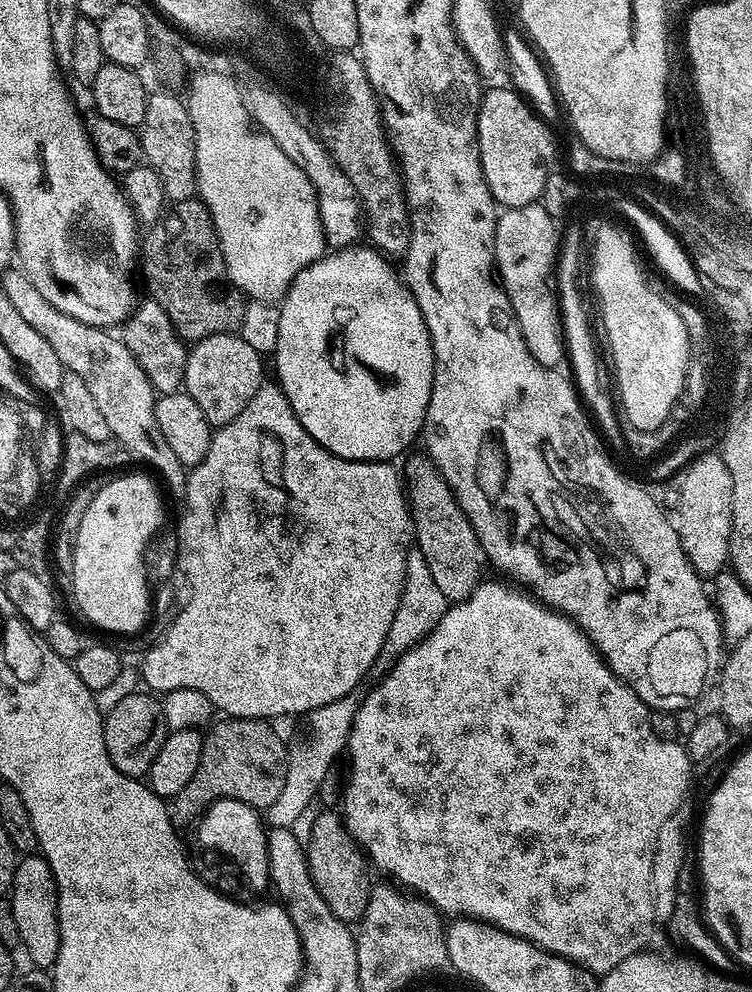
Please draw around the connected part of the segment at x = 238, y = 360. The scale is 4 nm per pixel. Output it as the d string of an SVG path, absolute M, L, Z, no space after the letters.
M227 332L204 336L191 345L183 391L198 402L202 414L206 414L213 426L229 424L242 414L242 410L246 410L246 402L254 398L265 379L264 364L260 360L263 360L261 353L256 352L254 346L249 346L239 334Z

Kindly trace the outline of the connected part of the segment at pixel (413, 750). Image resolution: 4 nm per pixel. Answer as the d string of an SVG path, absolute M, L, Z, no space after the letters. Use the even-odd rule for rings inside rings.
M482 582L476 587L474 594L463 604L452 604L438 622L436 629L430 633L428 639L421 640L413 648L395 657L393 664L396 665L373 686L372 693L365 700L359 701L356 717L352 723L352 732L348 735L348 747L346 749L346 757L348 756L349 762L352 763L352 769L348 772L348 789L344 792L344 809L342 809L344 824L348 828L348 833L356 839L357 844L366 853L367 859L375 867L377 864L384 872L396 872L397 878L401 880L399 883L405 889L426 898L428 903L433 904L441 913L447 914L449 912L449 917L456 918L467 913L464 911L469 908L472 911L469 913L487 920L489 924L494 924L497 928L504 928L510 934L521 936L523 940L530 940L533 944L552 952L556 956L565 956L567 960L580 964L593 974L603 974L614 970L614 966L618 966L618 962L630 958L636 952L647 949L652 940L650 939L652 928L656 924L654 906L652 905L651 876L651 870L654 868L655 846L658 842L658 834L661 833L666 820L685 803L684 795L687 794L688 787L692 784L694 761L683 743L676 740L663 740L654 734L648 705L643 704L634 694L634 690L619 679L616 673L608 669L603 656L596 651L594 645L576 625L575 620L541 604L527 591L517 590L507 583L504 584Z

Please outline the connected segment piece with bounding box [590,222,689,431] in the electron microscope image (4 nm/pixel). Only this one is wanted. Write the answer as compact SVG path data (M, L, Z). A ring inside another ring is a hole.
M604 222L591 251L591 287L595 299L600 299L604 332L616 363L614 388L622 416L639 431L653 431L668 420L668 406L673 396L683 397L684 394L689 364L684 317L676 313L674 305L663 300L661 293L648 292L649 281L636 261L636 248L622 229Z

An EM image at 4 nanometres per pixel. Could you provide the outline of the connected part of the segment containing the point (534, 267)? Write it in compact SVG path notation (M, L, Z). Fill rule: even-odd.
M540 203L527 204L517 208L503 209L496 218L496 271L498 279L508 295L510 306L518 318L518 326L522 330L522 338L526 338L526 346L538 363L547 368L559 369L560 363L566 360L566 337L564 322L560 311L557 289L554 287L554 269L558 264L558 249L562 240L558 235L557 221Z

